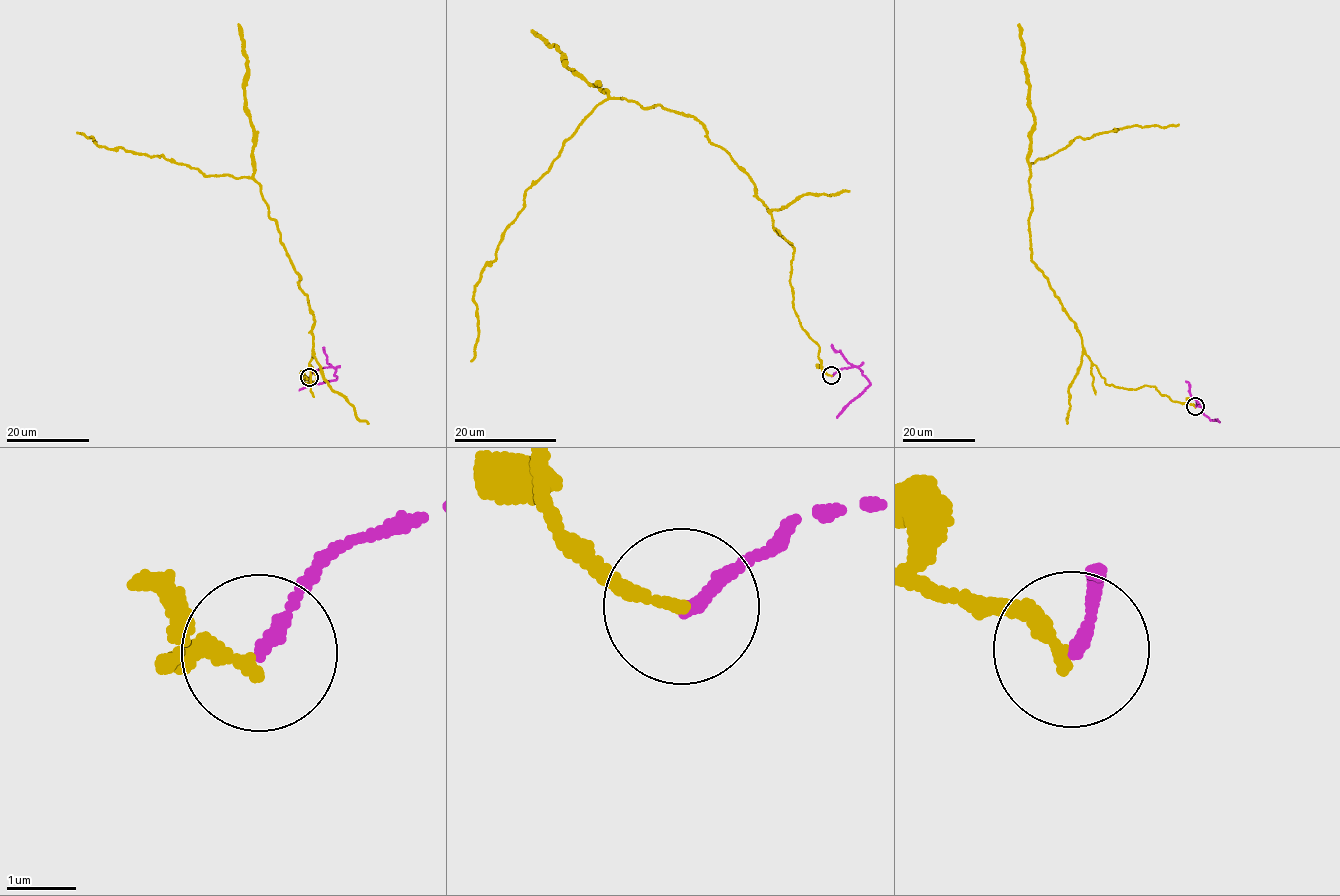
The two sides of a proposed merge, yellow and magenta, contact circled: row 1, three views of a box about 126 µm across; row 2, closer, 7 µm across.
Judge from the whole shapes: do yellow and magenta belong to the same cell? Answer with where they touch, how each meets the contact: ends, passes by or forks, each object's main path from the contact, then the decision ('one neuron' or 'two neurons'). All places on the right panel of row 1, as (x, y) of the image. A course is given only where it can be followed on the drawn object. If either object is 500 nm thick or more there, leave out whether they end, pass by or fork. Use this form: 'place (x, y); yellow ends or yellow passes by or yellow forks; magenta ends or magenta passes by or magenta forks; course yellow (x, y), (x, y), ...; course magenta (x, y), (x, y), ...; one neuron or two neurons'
place (1195, 406); yellow ends; magenta ends; course yellow (1196, 407), (1151, 386), (1129, 390), (1105, 383), (1031, 260), (1028, 228), (1031, 163), (1077, 137), (1178, 124); course magenta (1196, 406), (1196, 402), (1209, 419), (1220, 422); two neurons

